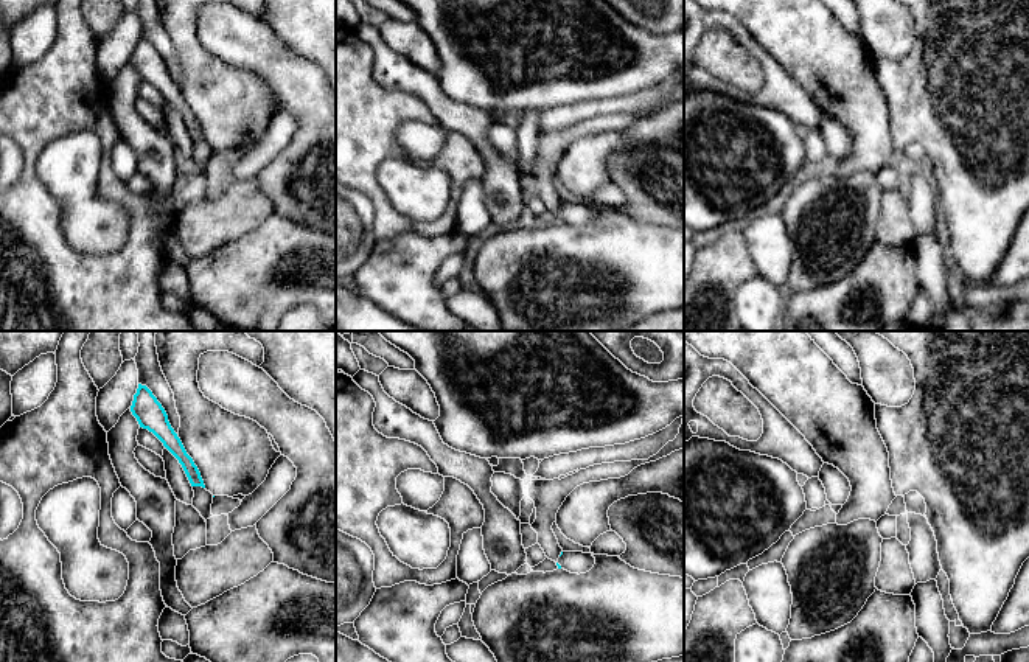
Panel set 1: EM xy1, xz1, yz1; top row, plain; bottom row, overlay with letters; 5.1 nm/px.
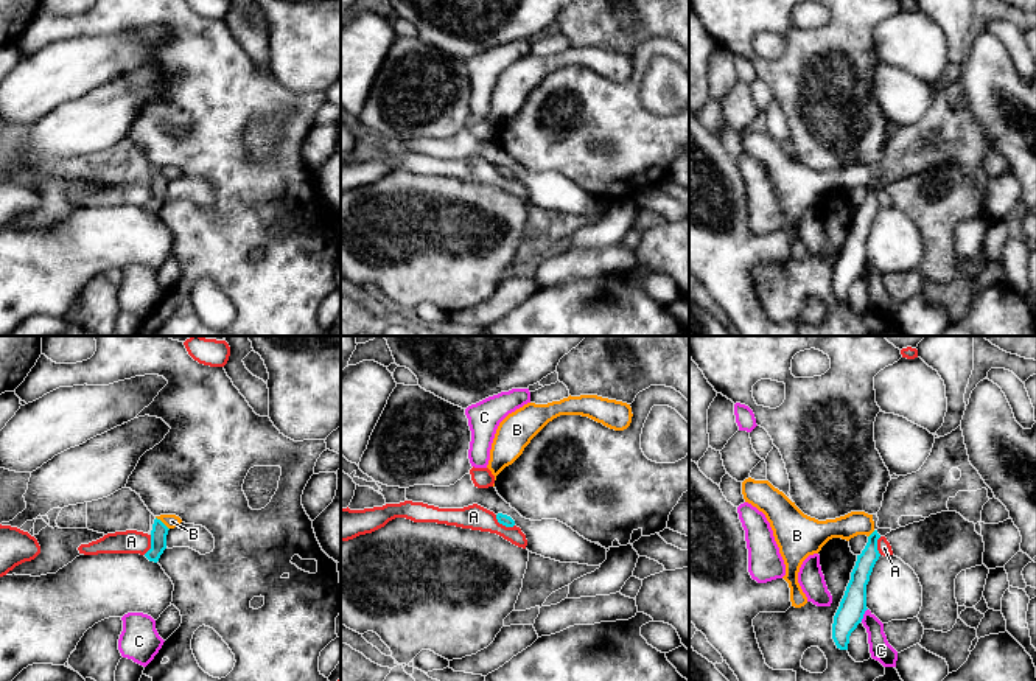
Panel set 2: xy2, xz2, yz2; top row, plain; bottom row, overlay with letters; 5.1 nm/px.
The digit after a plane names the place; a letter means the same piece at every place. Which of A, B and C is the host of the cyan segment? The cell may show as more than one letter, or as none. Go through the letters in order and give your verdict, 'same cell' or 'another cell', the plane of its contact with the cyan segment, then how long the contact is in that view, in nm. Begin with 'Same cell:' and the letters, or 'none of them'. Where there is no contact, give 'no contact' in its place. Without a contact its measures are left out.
Same cell: none of them
A: another cell | xz2 | 120 nm
B: another cell | xy2 | 100 nm
C: another cell | yz2 | 80 nm

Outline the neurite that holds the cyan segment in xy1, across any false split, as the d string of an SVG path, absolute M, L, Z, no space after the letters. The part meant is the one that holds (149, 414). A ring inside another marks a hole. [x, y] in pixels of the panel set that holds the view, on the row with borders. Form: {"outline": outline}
{"outline": "M138 384L131 412L137 418L140 427L152 432L163 443L163 446L179 460L191 486L205 488L197 466L187 454L180 438L171 427L165 409L146 385Z"}

